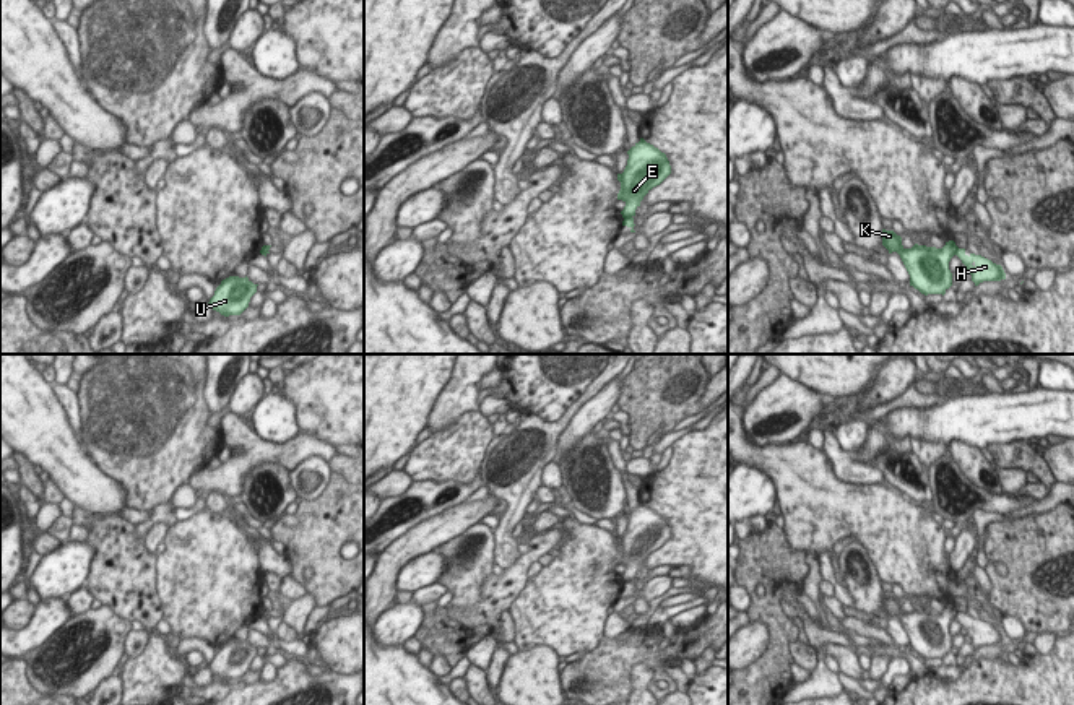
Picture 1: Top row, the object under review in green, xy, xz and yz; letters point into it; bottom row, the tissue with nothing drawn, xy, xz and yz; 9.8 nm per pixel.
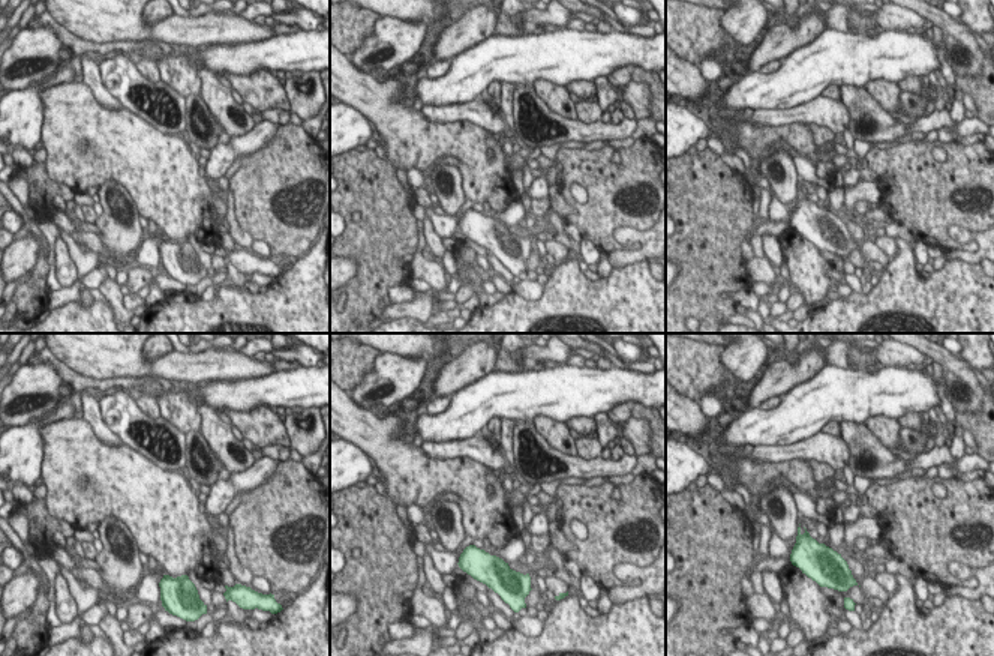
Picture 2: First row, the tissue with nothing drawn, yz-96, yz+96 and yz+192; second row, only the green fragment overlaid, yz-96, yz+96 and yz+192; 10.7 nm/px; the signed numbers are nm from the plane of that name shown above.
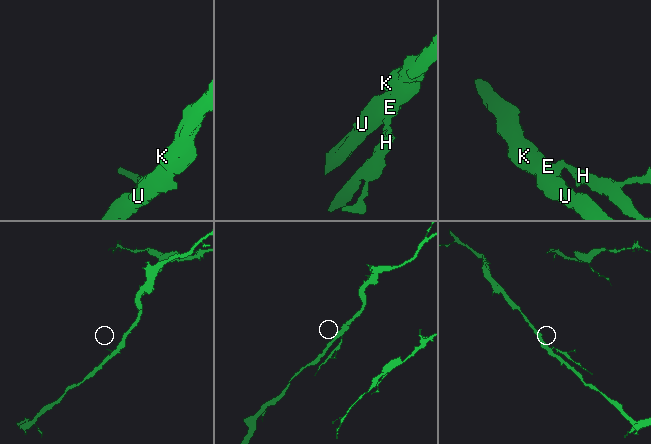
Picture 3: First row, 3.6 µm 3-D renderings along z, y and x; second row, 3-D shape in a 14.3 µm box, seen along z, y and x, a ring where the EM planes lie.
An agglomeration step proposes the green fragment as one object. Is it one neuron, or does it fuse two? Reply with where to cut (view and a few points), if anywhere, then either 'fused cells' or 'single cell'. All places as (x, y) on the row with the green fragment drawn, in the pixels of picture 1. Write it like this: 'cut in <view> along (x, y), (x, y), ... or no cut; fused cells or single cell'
cut in yz along (957, 247), (954, 254); fused cells

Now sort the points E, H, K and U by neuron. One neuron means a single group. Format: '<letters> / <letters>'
E K U / H

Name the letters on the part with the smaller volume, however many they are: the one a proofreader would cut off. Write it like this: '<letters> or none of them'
H

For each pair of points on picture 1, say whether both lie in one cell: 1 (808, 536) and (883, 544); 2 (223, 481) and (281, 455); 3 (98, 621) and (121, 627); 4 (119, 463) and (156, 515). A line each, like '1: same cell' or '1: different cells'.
1: same cell
2: same cell
3: same cell
4: different cells

